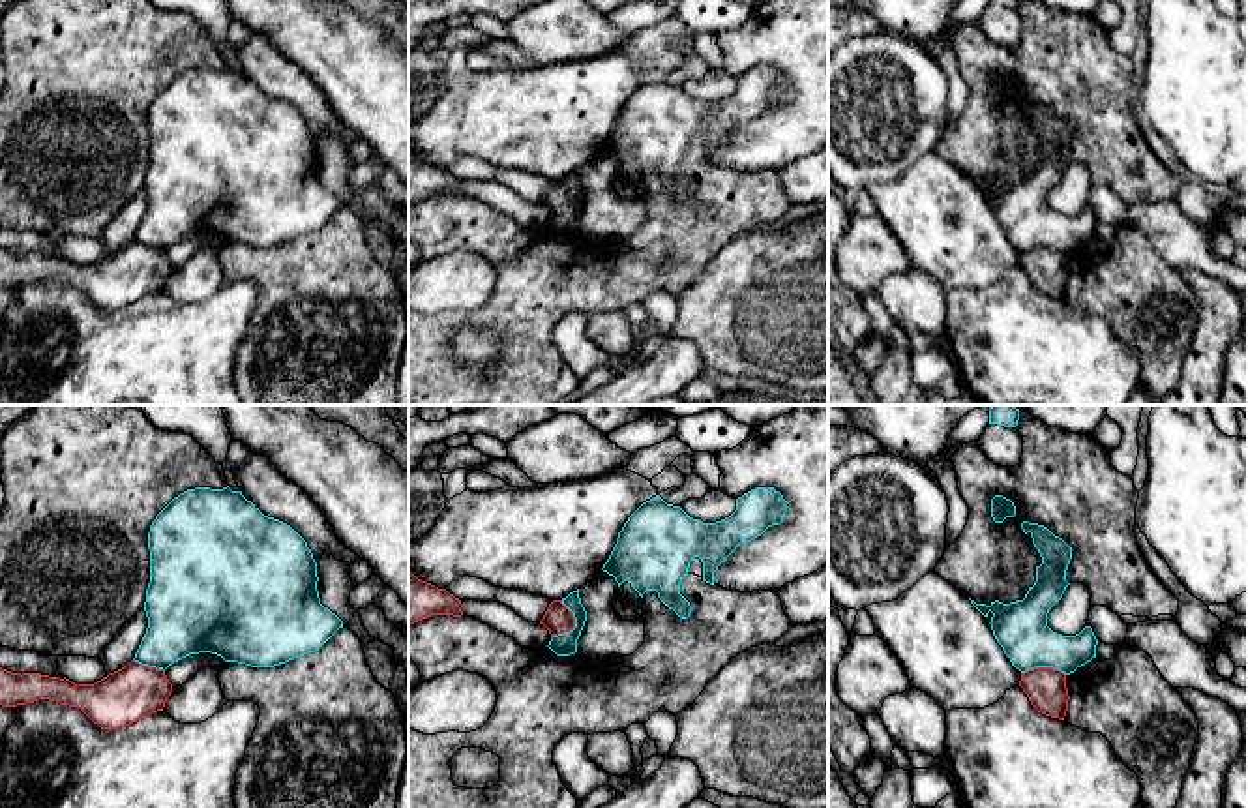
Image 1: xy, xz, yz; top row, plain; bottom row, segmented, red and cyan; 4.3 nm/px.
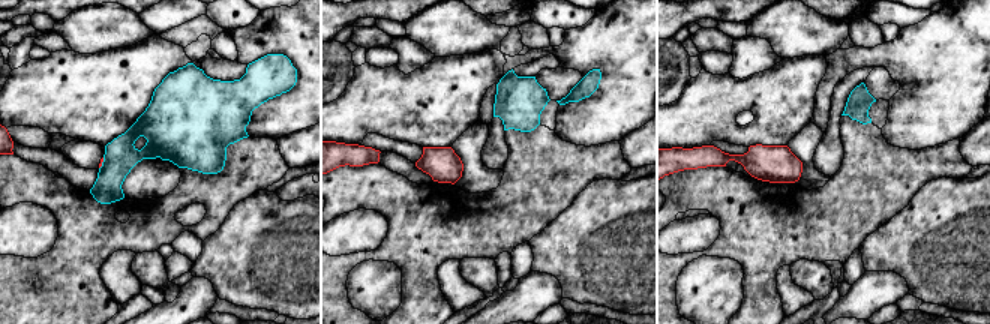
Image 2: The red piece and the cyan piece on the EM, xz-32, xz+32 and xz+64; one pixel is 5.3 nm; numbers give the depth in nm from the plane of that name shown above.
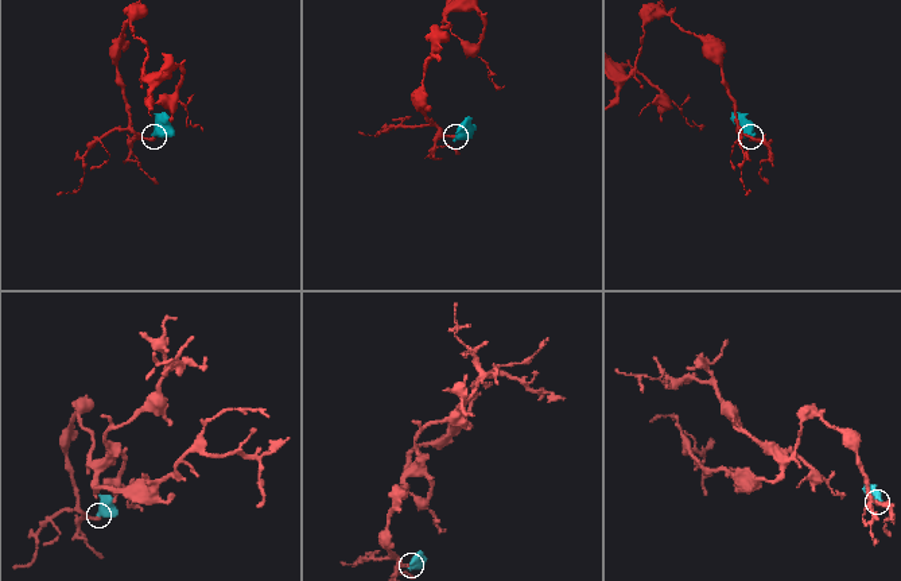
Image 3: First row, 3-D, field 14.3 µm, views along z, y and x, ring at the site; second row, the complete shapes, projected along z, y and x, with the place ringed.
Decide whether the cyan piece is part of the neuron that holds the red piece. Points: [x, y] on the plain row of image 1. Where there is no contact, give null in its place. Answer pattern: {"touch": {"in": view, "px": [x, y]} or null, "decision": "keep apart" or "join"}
{"touch": {"in": "xz", "px": [574, 205]}, "decision": "keep apart"}

